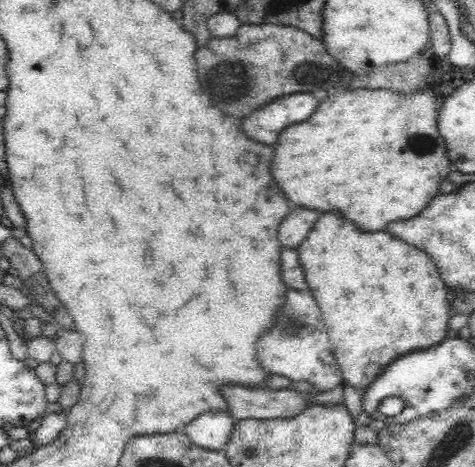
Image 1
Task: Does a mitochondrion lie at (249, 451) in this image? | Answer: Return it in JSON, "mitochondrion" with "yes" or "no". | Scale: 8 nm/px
{"mitochondrion":"yes"}

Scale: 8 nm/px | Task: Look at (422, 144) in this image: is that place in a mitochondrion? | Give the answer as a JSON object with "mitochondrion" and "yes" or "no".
{"mitochondrion":"yes"}

